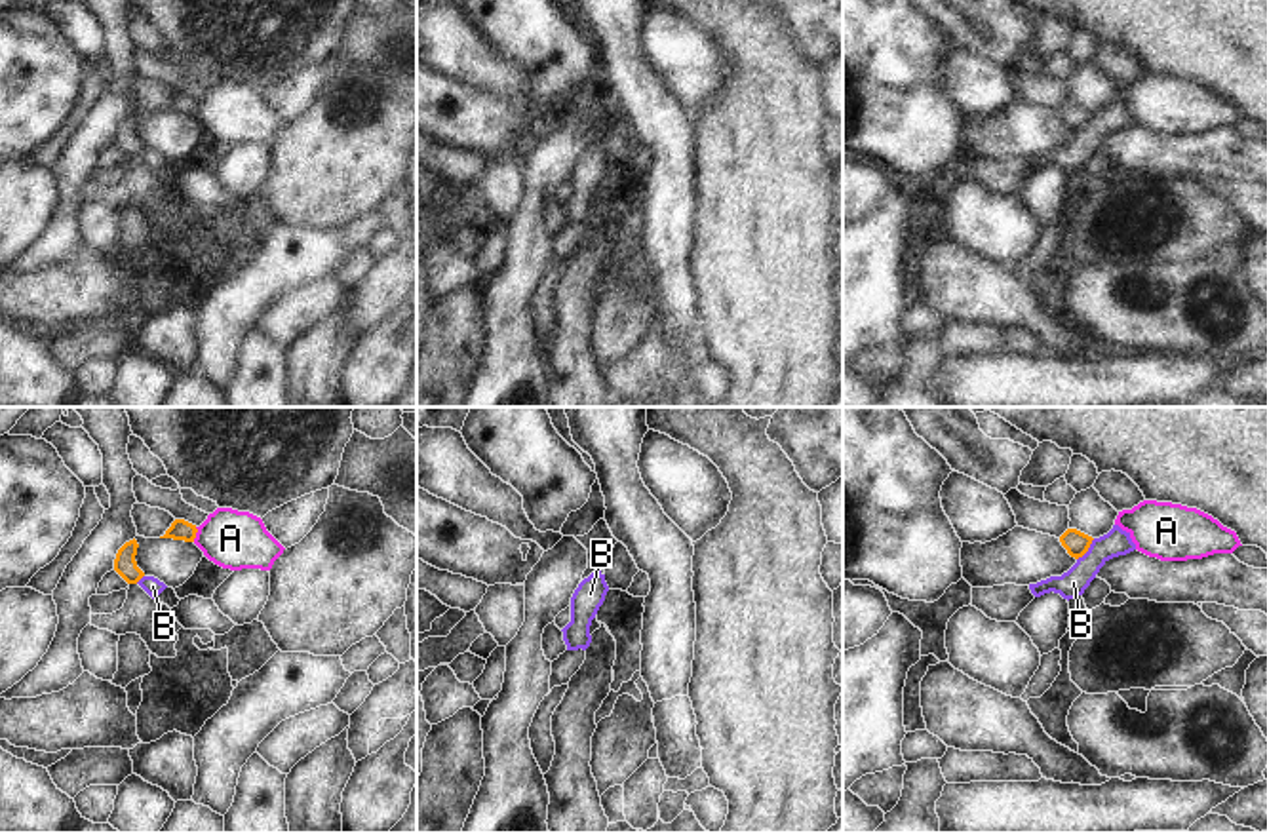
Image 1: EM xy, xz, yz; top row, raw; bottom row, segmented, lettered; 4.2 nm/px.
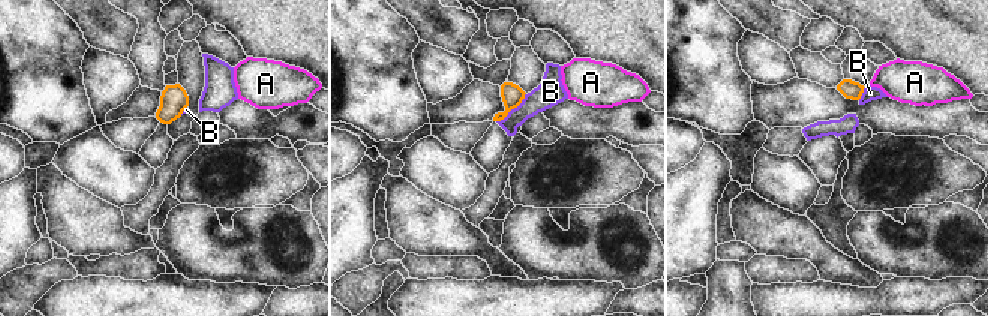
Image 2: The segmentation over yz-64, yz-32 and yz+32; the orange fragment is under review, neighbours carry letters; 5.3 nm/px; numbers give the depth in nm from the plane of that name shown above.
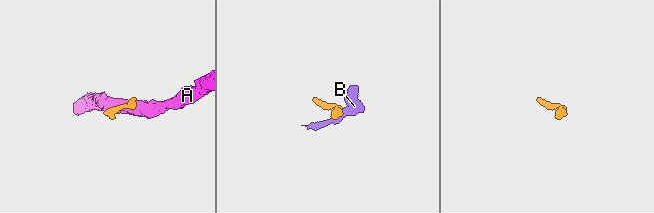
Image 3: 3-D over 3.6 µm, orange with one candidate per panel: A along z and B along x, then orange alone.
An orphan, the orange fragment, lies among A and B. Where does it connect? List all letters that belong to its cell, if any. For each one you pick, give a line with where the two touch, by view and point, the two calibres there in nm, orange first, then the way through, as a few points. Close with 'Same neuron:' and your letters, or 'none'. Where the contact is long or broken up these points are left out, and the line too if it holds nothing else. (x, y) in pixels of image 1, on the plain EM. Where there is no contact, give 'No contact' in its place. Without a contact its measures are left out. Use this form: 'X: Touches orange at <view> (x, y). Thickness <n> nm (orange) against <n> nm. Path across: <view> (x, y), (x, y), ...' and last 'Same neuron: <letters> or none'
Same neuron: none.

